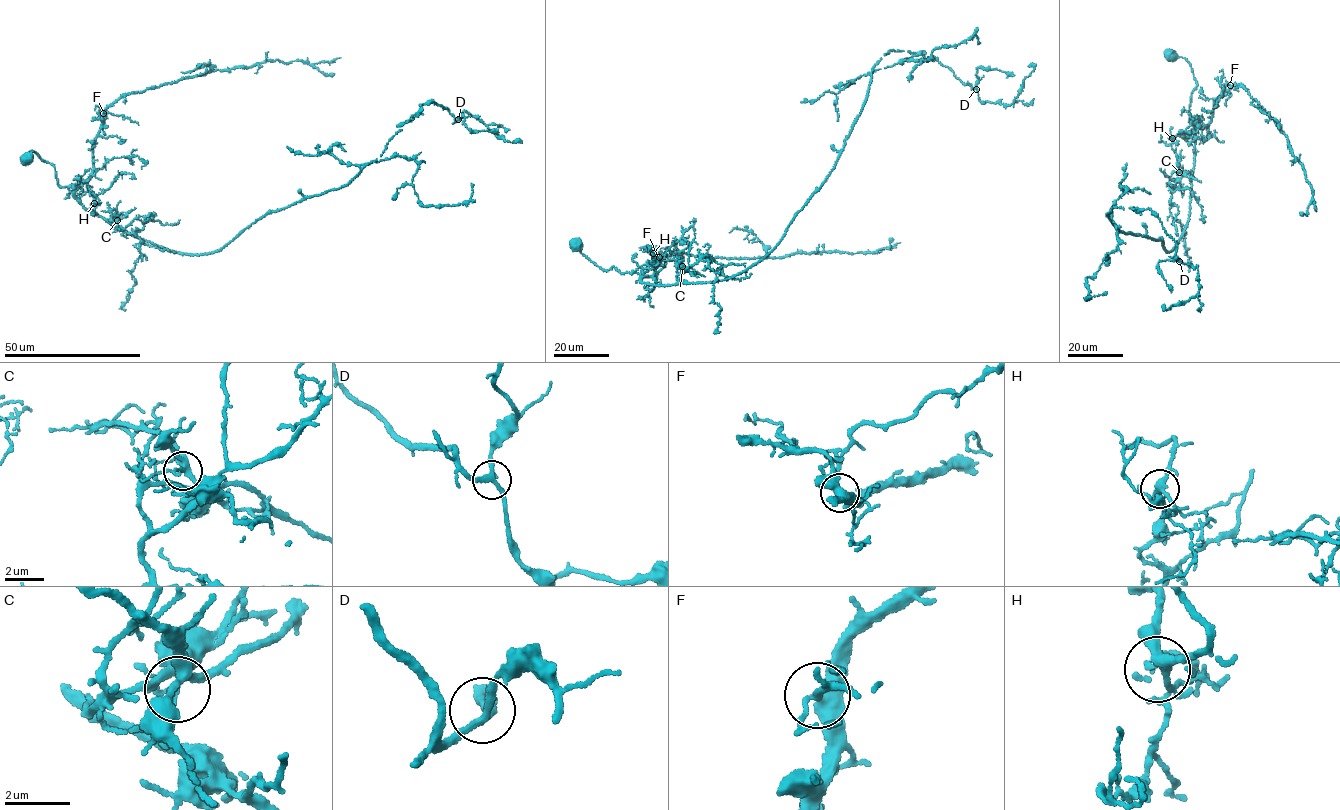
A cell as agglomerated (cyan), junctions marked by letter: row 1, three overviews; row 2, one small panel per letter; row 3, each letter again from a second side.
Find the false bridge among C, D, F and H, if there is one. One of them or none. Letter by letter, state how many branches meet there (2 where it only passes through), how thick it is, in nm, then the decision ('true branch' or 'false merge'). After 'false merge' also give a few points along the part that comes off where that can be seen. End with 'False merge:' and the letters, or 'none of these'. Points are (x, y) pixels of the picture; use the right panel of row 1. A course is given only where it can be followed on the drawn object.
C: branches 4; calibre 240 nm; false merge; course (1179, 172), (1201, 182)
D: branches 4; calibre 200 nm; true branch
F: branches 4; calibre 200 nm; true branch
H: branches 4; calibre 280 nm; true branch
False merge: C

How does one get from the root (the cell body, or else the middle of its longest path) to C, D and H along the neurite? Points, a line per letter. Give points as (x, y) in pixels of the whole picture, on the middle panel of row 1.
C: (576, 245), (603, 269), (636, 273), (652, 285), (677, 283), (676, 270), (682, 266)
D: (576, 245), (647, 284), (730, 278), (775, 248), (826, 180), (890, 50), (924, 54), (976, 89)
H: (576, 245), (603, 269), (614, 267), (620, 273), (641, 276), (644, 269), (653, 268), (653, 253)

